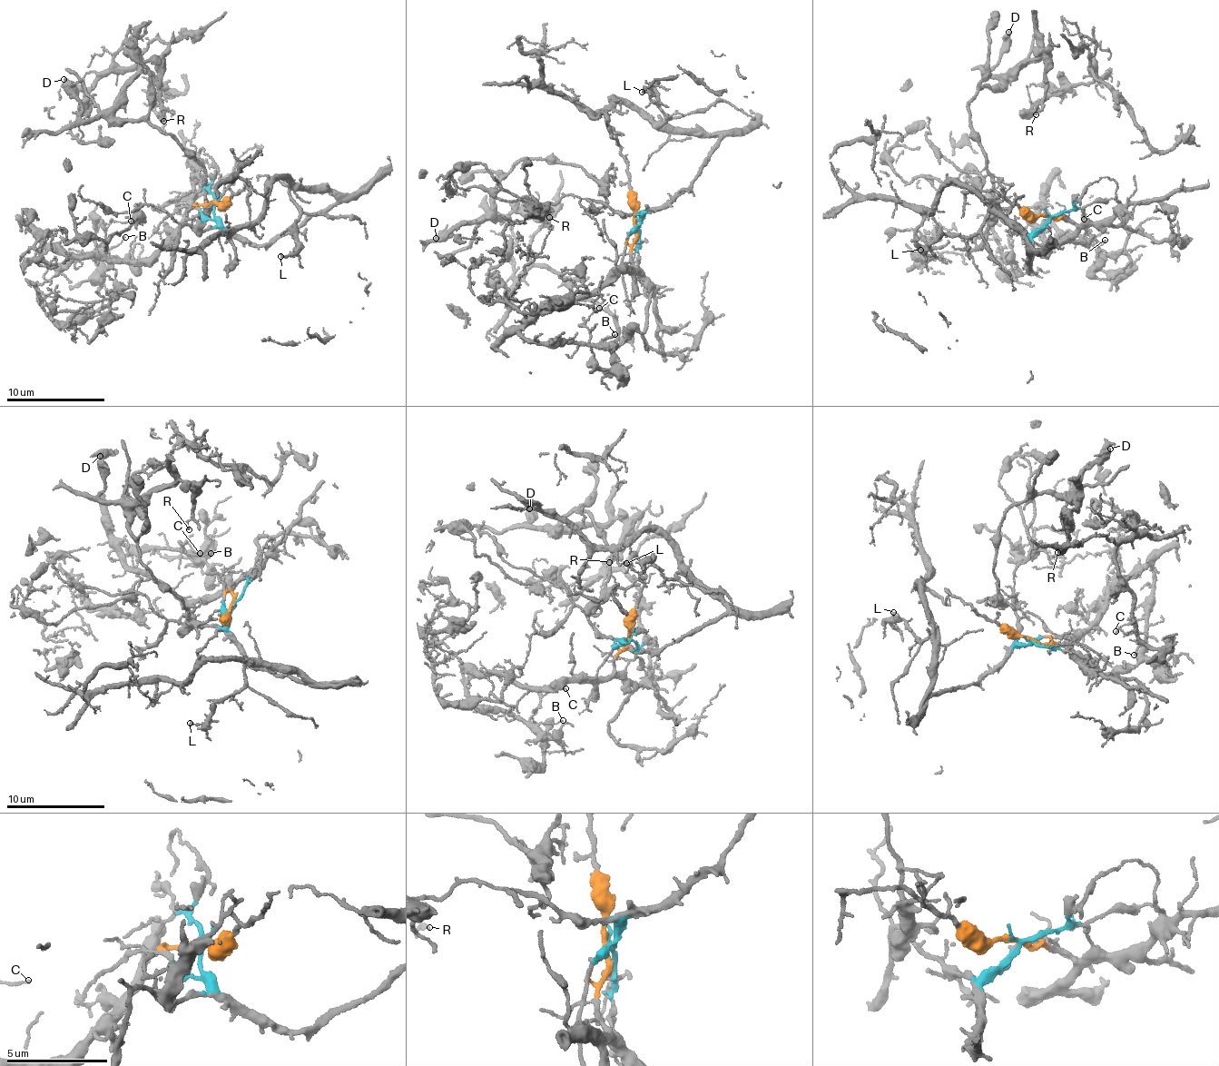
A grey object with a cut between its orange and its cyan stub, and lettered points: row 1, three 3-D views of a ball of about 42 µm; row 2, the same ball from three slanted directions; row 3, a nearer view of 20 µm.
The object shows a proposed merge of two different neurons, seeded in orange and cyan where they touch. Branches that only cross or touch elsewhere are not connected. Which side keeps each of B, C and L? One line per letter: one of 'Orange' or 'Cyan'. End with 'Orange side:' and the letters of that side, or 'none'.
B: Orange
C: Orange
L: Cyan
Orange side: B, C

